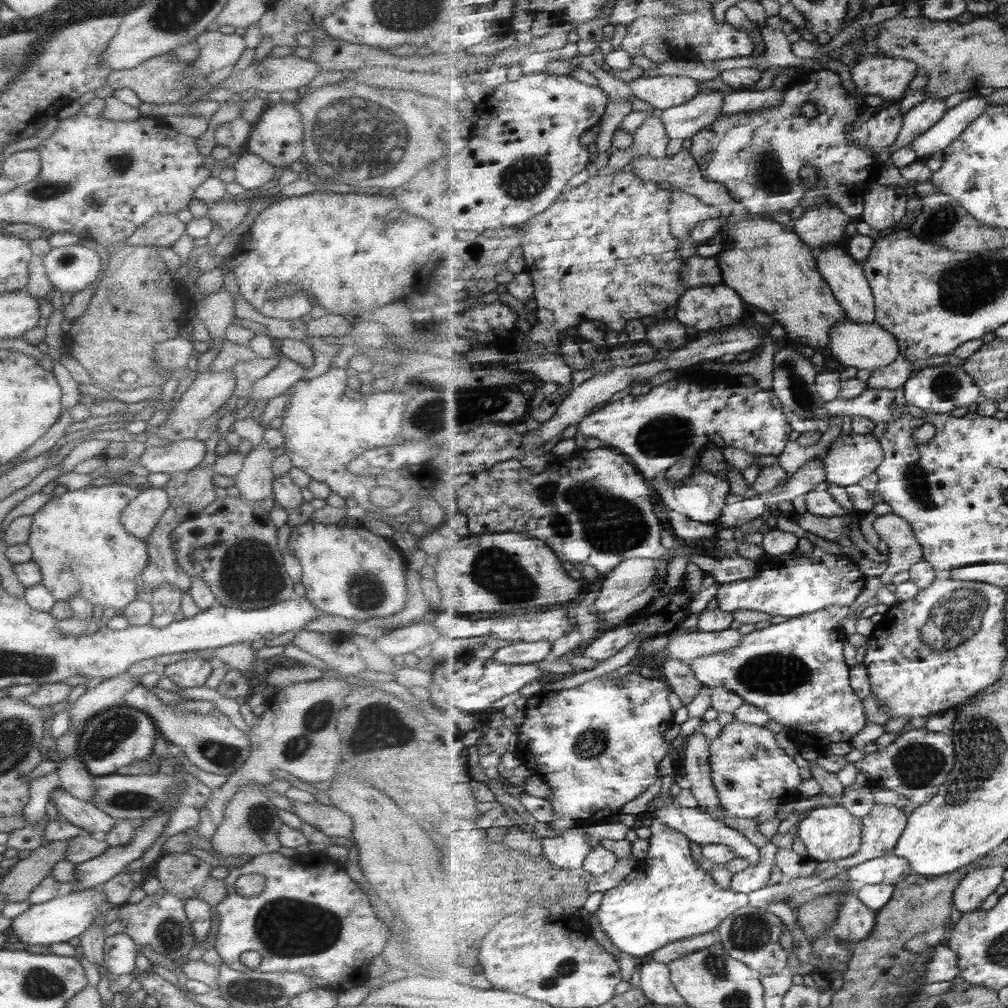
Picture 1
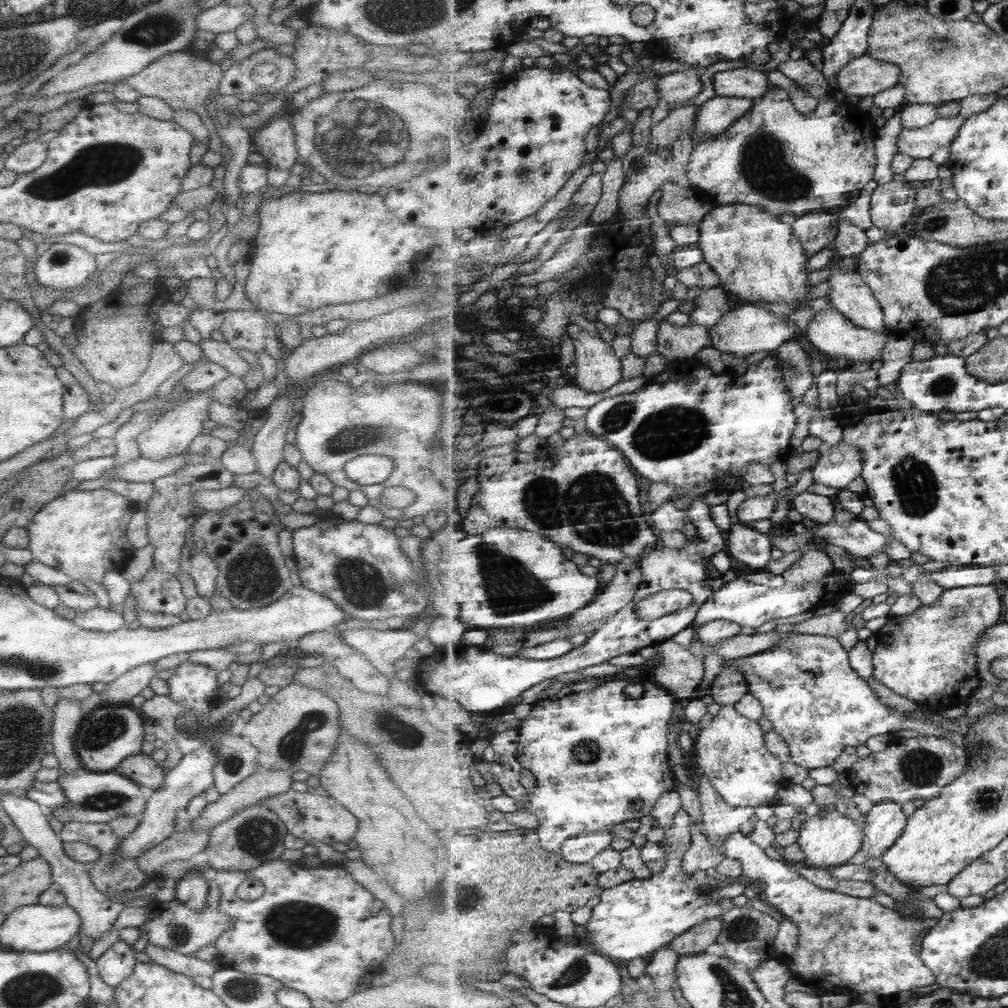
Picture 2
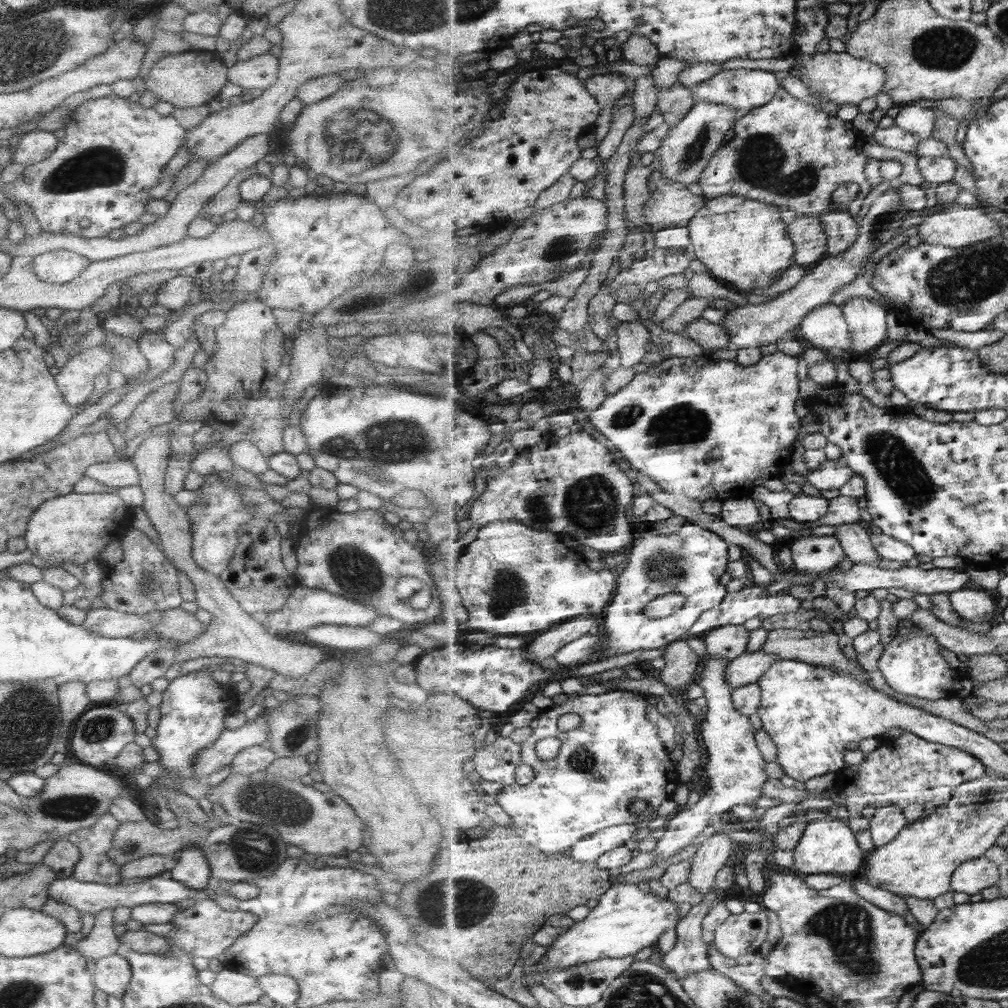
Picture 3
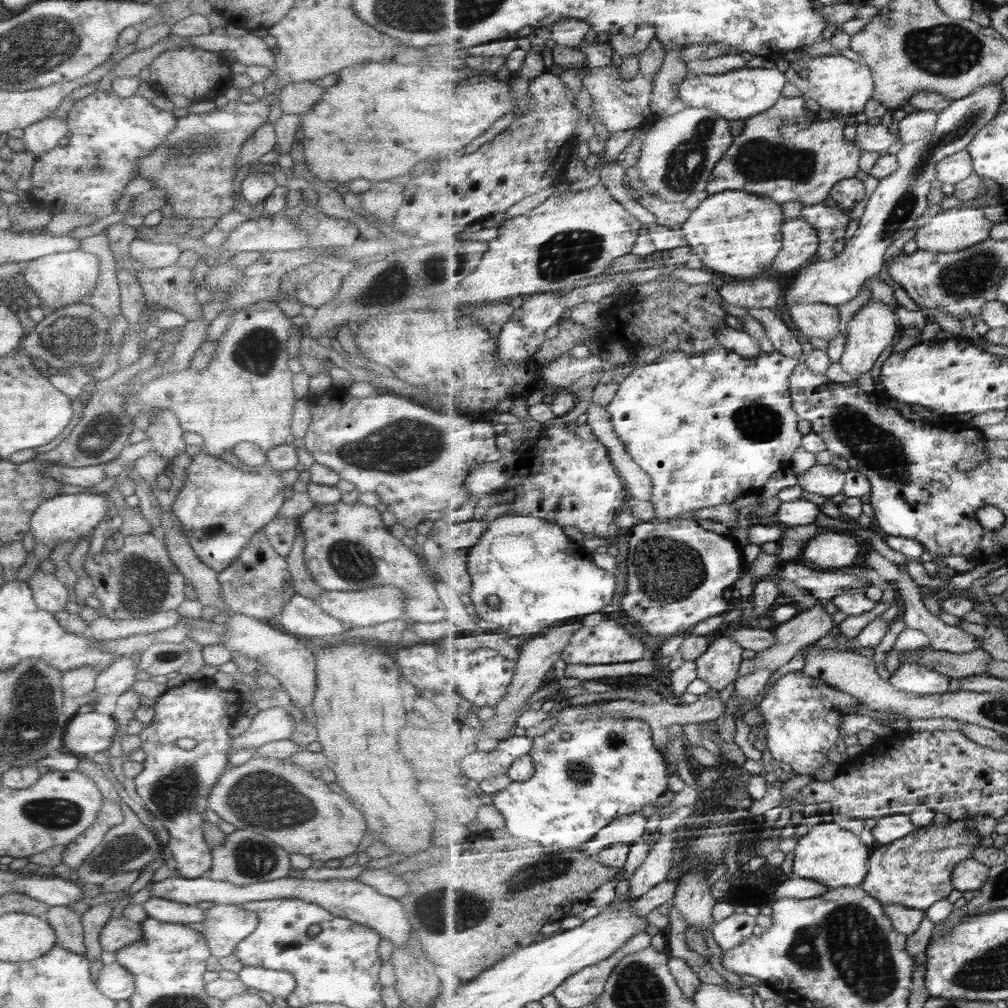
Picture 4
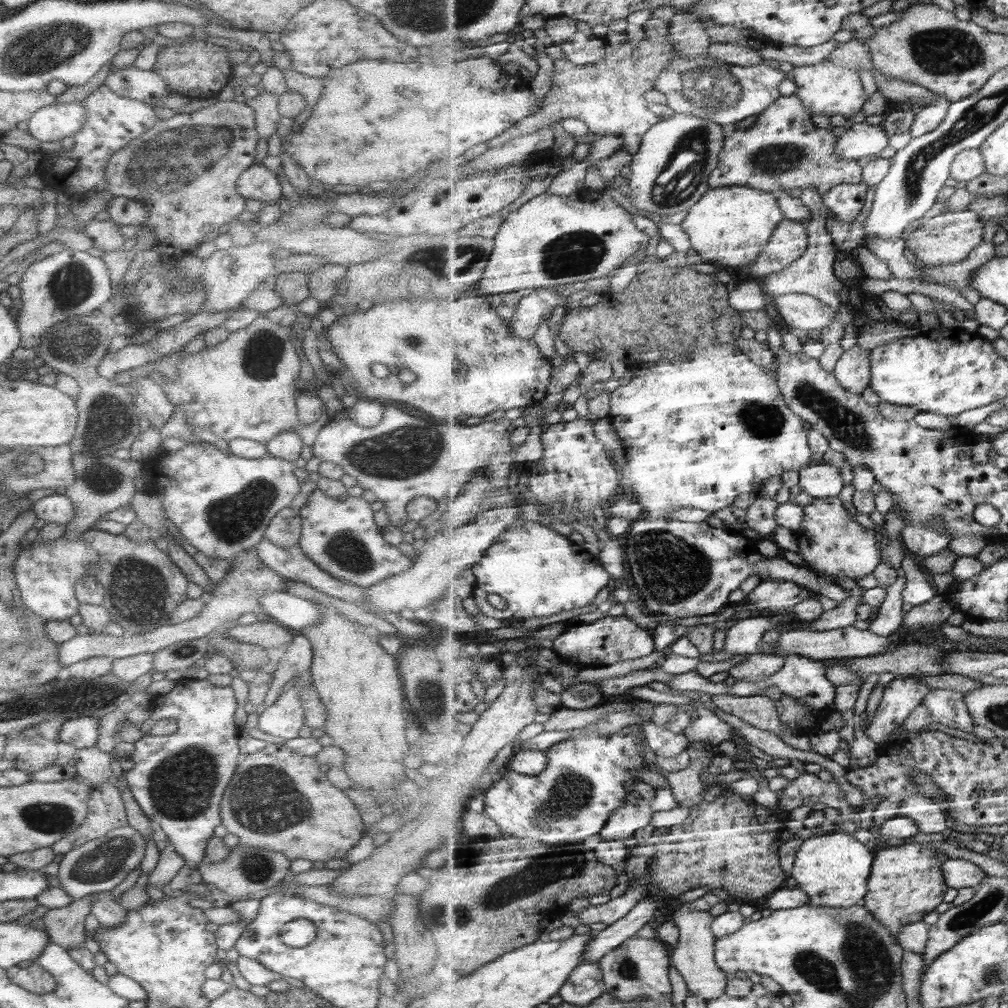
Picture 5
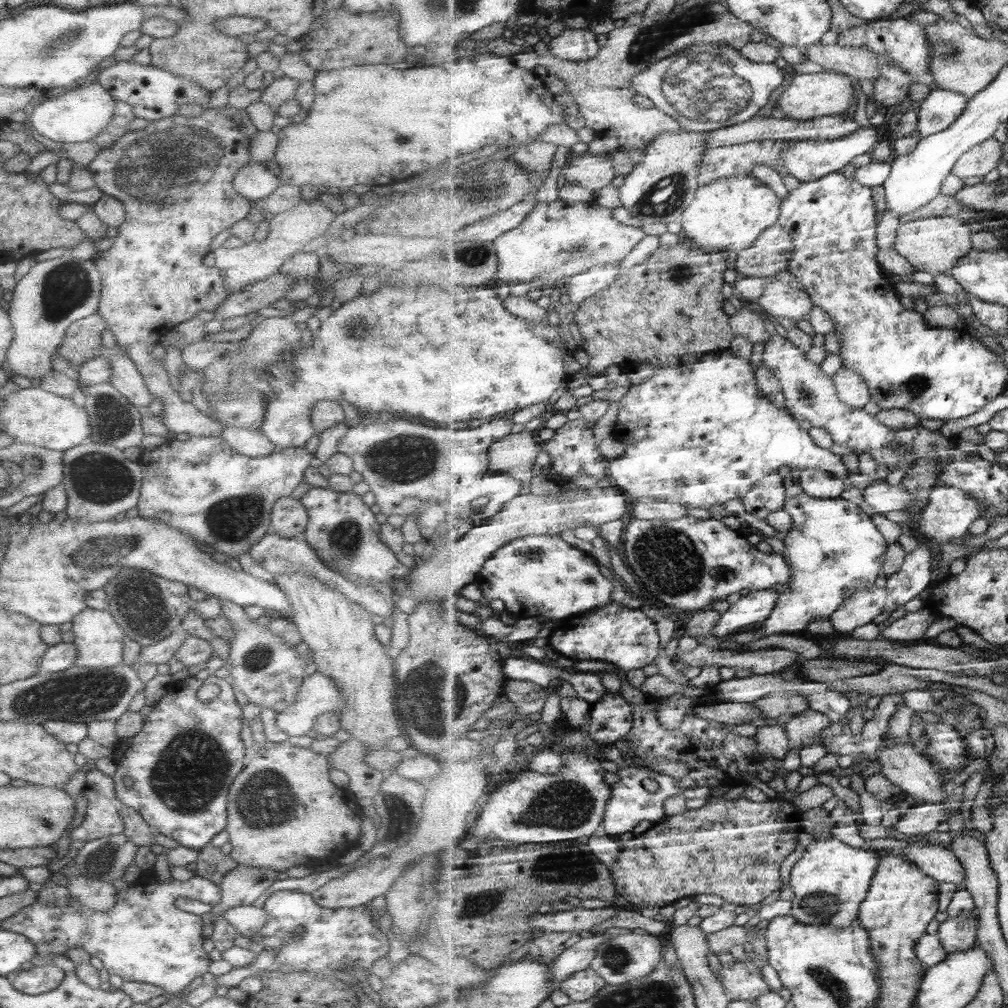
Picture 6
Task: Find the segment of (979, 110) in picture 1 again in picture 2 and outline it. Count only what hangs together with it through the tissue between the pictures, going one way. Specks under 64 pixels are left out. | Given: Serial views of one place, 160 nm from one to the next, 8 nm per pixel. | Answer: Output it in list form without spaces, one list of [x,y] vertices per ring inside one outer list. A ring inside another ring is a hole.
[[[957,114],[956,117],[939,117],[922,129],[904,129],[897,141],[899,151],[914,160],[930,159],[939,148],[952,145],[965,121],[963,115]]]

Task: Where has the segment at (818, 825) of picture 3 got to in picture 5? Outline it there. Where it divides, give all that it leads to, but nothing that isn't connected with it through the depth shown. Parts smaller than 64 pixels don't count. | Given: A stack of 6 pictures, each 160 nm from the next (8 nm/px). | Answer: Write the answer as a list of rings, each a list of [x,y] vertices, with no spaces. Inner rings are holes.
[[[841,830],[813,835],[805,839],[796,853],[792,875],[810,896],[807,906],[827,908],[853,908],[863,906],[867,893],[870,874],[875,860],[873,849],[867,848],[853,835]]]

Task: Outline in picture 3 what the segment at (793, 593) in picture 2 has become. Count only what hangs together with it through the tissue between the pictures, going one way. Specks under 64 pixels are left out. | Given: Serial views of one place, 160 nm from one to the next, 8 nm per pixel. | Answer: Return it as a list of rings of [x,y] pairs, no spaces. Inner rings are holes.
[[[746,583],[742,589],[736,592],[728,592],[725,600],[715,608],[706,610],[693,626],[690,635],[697,638],[698,634],[707,634],[715,628],[723,628],[728,625],[743,625],[753,618],[763,621],[777,614],[789,614],[789,612],[797,612],[801,608],[801,599],[791,596],[789,592],[779,591],[769,594],[765,587],[753,583]]]

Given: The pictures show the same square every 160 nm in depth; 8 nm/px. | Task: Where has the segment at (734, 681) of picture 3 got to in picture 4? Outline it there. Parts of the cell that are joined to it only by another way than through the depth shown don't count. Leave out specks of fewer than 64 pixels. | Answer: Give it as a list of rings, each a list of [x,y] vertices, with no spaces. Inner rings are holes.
[[[817,599],[817,602],[811,608],[798,612],[789,621],[775,626],[777,644],[771,650],[763,650],[763,652],[756,653],[755,658],[751,658],[751,660],[744,660],[740,668],[740,677],[747,677],[747,675],[757,671],[757,669],[767,669],[771,673],[779,670],[781,666],[791,662],[797,656],[797,652],[801,652],[801,650],[813,645],[817,640],[825,638],[829,631],[833,630],[833,626],[839,626],[839,624],[835,625],[833,623],[831,614],[825,611],[821,600]]]

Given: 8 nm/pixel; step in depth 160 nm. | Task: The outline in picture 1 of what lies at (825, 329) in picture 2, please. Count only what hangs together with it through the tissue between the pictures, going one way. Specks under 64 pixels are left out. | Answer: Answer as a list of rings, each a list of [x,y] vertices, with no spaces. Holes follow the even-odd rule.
[[[849,319],[840,320],[830,332],[829,350],[845,367],[853,366],[859,370],[879,371],[893,364],[901,353],[898,337],[887,332],[877,323],[858,323]]]

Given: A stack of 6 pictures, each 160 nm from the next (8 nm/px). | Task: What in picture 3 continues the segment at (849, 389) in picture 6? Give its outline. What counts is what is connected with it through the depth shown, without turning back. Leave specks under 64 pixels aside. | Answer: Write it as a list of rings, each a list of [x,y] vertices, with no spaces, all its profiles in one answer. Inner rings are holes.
[[[853,298],[842,304],[851,334],[852,350],[849,357],[871,354],[887,342],[889,308],[867,298]]]

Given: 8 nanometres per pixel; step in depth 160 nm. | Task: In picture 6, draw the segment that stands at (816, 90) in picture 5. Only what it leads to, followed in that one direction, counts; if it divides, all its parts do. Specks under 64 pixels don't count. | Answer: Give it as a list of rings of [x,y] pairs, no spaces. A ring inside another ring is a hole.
[[[826,69],[818,73],[796,74],[777,99],[772,116],[775,118],[811,120],[844,114],[853,106],[856,84],[845,73]]]

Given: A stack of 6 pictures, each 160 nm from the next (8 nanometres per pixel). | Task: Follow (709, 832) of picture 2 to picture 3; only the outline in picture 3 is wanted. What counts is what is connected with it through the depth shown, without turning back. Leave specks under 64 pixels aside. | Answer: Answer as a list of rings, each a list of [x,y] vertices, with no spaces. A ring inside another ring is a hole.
[[[730,811],[723,813],[721,818],[726,821],[726,824],[701,844],[692,859],[688,882],[703,895],[711,888],[717,890],[716,874],[728,865],[735,846],[735,840],[728,834],[730,829],[727,823],[738,822],[740,819]]]

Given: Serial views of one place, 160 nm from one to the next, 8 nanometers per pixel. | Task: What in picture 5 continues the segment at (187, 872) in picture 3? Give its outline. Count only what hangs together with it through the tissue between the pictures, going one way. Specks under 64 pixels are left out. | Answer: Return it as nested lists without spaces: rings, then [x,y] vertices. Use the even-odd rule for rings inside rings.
[[[181,679],[171,692],[164,696],[154,696],[150,702],[152,714],[138,728],[142,735],[133,743],[134,749],[128,756],[131,770],[122,774],[127,788],[131,791],[140,811],[153,823],[157,823],[167,836],[168,844],[193,868],[201,864],[208,838],[213,836],[213,828],[220,824],[219,801],[231,780],[240,756],[238,749],[239,728],[233,723],[236,710],[235,696],[229,687],[219,687],[207,679]],[[173,718],[176,730],[169,735],[149,735],[149,729],[156,720]]]

